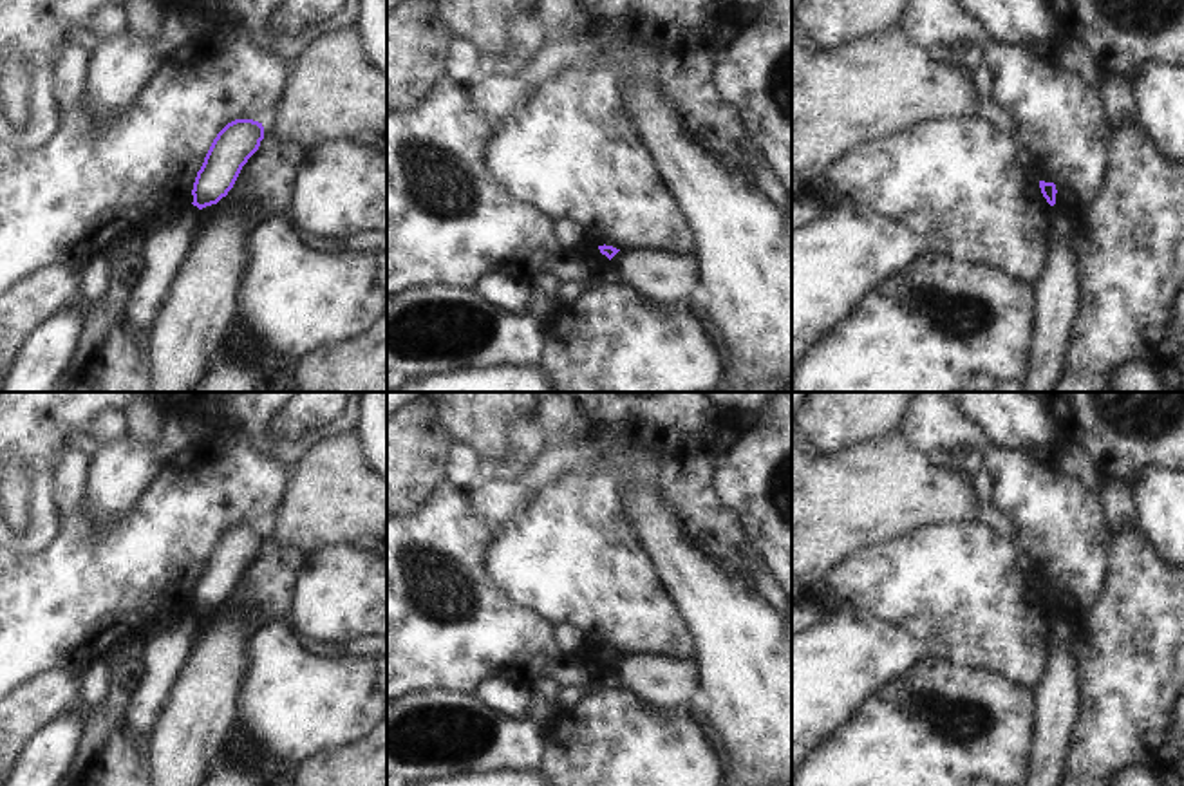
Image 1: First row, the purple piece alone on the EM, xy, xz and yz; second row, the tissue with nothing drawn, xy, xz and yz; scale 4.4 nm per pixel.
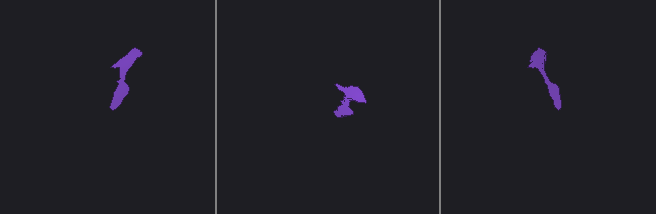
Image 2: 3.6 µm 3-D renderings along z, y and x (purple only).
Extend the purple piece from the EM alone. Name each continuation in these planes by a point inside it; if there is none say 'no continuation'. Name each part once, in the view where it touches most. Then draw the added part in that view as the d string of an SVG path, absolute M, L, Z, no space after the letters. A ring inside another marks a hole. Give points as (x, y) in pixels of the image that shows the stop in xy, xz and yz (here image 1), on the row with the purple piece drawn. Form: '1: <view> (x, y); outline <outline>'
no continuation

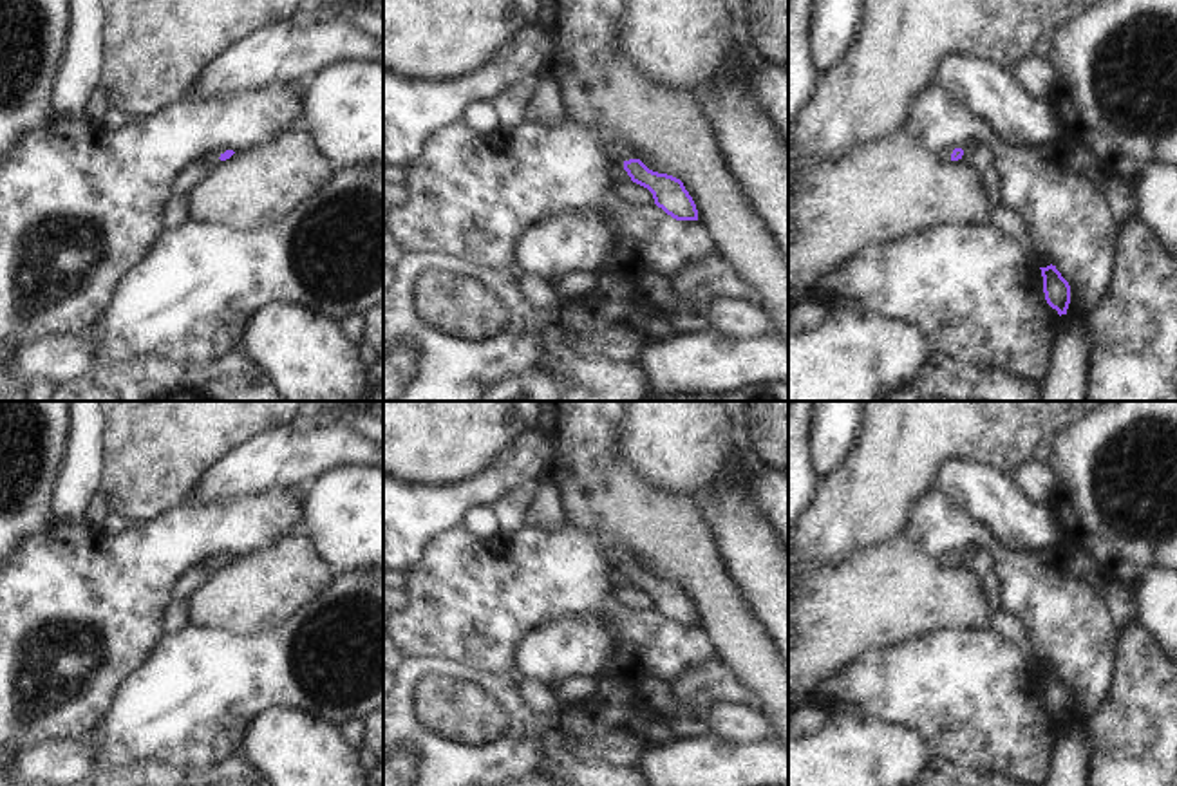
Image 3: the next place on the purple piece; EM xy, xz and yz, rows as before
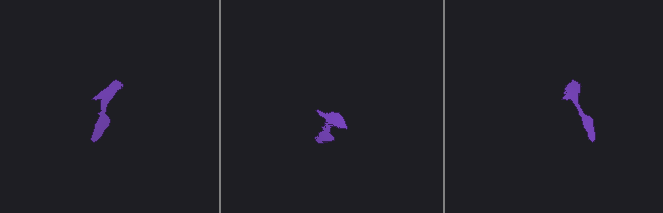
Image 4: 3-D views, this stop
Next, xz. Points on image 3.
1: xz (617, 154); outline M606 145L604 148L606 148L609 159L617 166L624 166L624 163L629 161L629 159L638 159L629 148L624 148L620 145Z

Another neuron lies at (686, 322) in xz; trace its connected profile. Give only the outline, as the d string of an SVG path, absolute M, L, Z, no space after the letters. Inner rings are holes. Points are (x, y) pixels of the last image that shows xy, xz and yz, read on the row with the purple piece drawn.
M692 313L671 314L669 325L676 334L705 332L707 329L711 329L703 314Z

